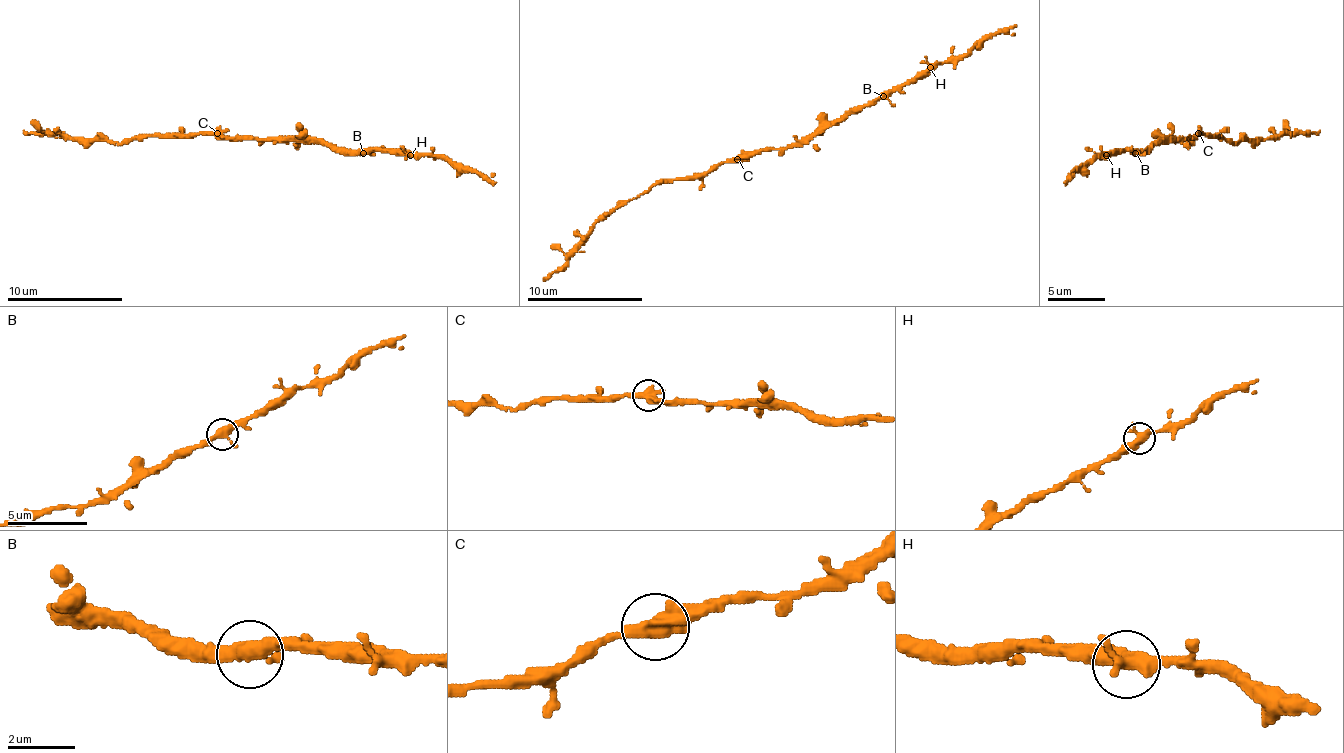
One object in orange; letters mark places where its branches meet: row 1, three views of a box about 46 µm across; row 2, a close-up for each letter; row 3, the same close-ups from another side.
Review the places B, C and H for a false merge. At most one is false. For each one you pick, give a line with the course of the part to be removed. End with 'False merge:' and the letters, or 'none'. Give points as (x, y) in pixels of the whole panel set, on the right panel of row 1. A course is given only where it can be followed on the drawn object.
False merge: none

